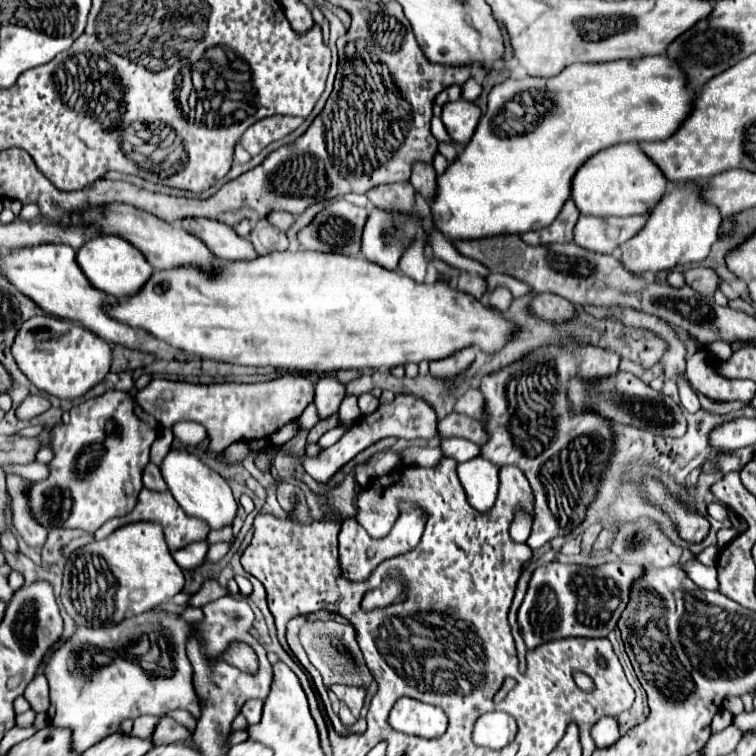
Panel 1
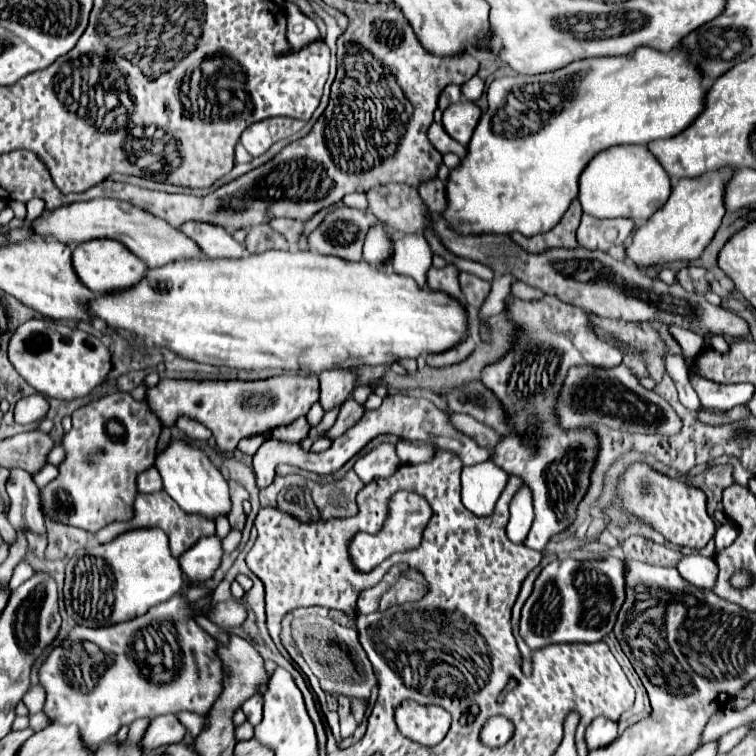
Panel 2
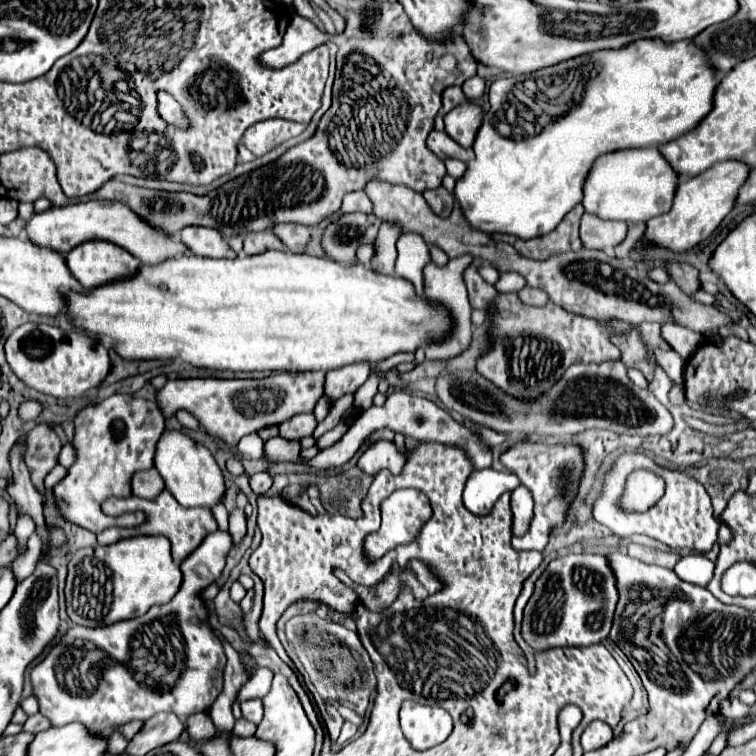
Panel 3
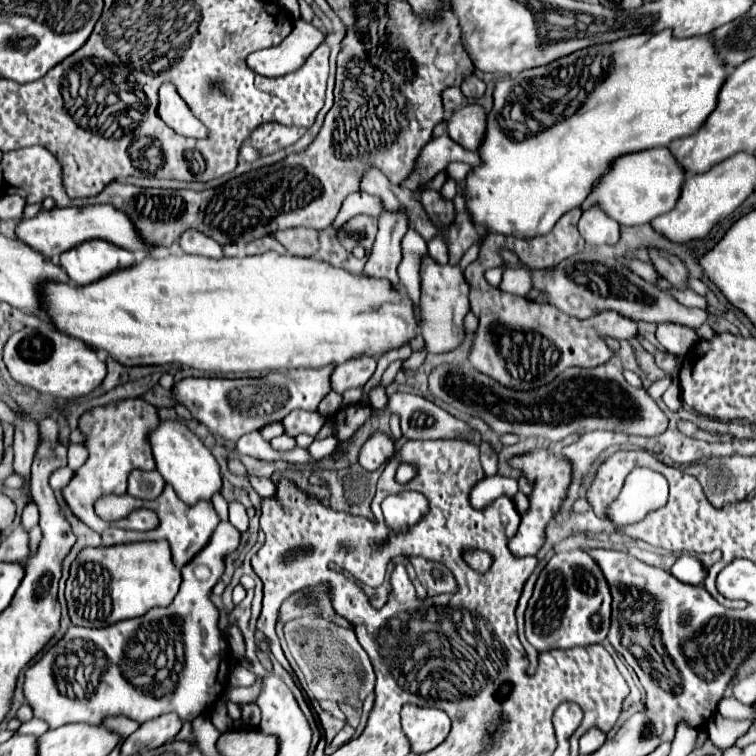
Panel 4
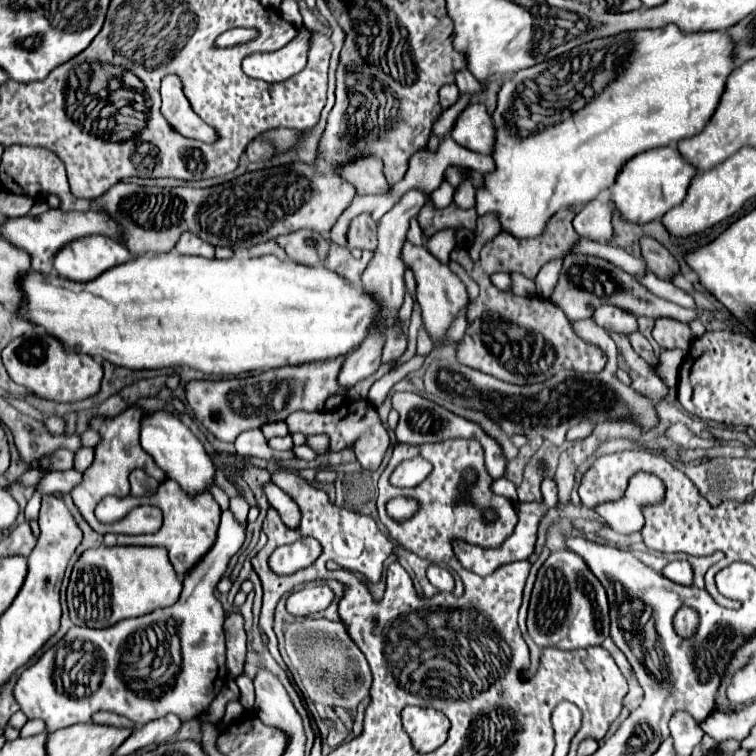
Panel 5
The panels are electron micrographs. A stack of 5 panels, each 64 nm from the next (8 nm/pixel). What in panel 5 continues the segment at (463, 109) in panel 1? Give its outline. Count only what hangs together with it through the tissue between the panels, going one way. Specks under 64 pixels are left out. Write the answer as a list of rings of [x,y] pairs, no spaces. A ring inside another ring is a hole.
[[[470,104],[466,106],[450,136],[464,148],[480,154],[490,154],[494,146],[494,124],[486,112],[484,104]]]

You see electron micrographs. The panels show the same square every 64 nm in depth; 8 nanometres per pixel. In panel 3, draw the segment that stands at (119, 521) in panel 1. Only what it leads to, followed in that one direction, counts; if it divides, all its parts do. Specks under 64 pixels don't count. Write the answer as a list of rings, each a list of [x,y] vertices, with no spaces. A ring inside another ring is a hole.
[[[168,490],[160,492],[154,500],[144,500],[144,498],[138,498],[138,496],[130,496],[126,500],[106,500],[106,504],[102,506],[106,514],[122,514],[122,512],[144,512],[146,520],[138,526],[138,528],[118,528],[118,526],[112,526],[112,528],[106,528],[98,534],[98,542],[100,544],[114,544],[118,542],[120,538],[128,538],[128,536],[140,536],[140,534],[164,534],[170,542],[172,542],[172,558],[176,564],[180,564],[192,550],[196,550],[200,546],[200,542],[210,534],[214,532],[218,526],[216,526],[216,520],[212,516],[210,510],[206,508],[182,508],[174,496],[170,496]]]

